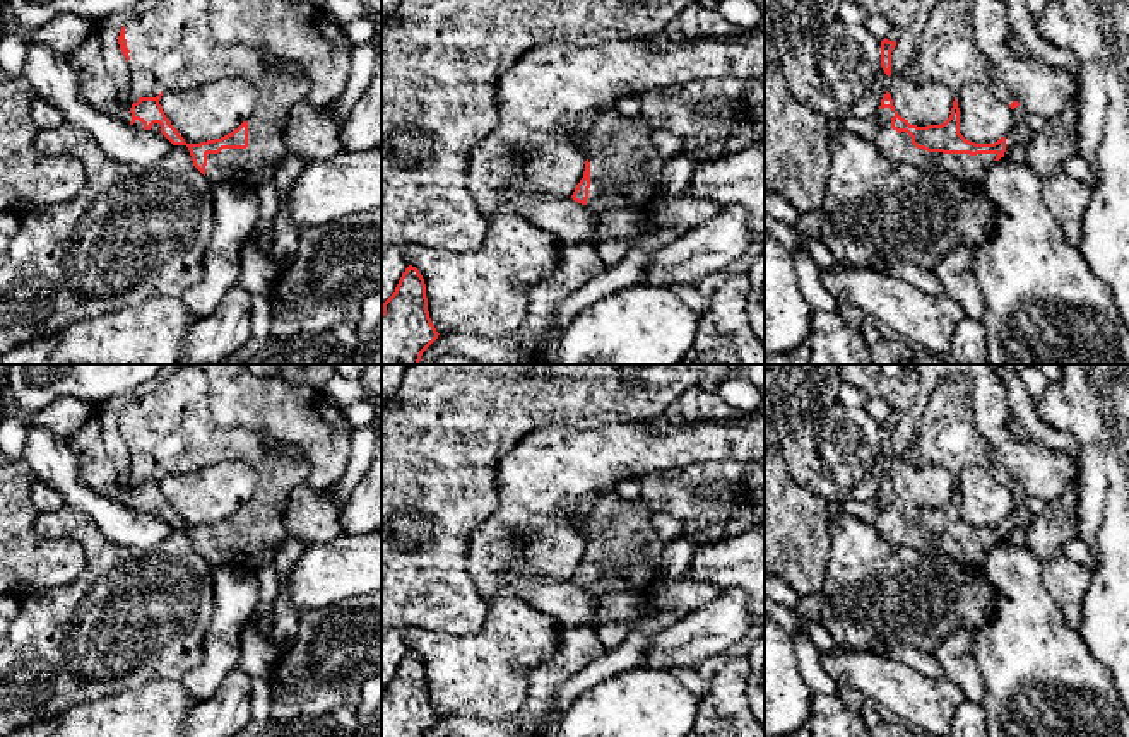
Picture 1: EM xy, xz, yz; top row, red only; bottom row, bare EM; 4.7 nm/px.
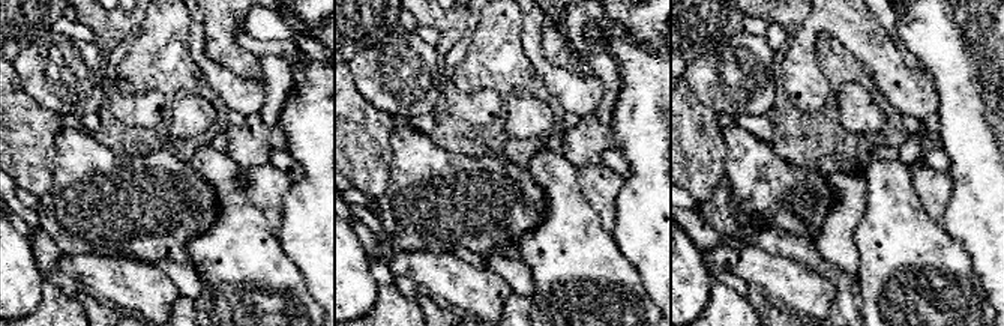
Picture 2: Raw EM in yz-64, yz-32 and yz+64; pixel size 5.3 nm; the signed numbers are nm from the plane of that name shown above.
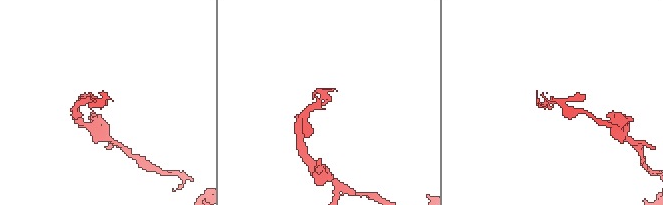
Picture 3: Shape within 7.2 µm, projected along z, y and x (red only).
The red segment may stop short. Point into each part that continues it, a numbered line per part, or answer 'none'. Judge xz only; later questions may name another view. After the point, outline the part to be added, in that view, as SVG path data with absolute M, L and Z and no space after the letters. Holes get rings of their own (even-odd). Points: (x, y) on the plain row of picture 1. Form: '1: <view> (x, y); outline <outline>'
1: xz (625, 549); outline M602 491L594 510L583 518L582 532L590 545L590 571L587 590L604 593L626 593L645 590L648 595L662 573L662 551L665 542L652 525L655 511L641 499L623 501L616 491Z

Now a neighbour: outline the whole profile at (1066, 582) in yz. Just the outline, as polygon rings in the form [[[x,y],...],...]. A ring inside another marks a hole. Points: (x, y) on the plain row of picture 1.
[[[1064,554],[1050,561],[1042,561],[1042,583],[1062,610],[1067,624],[1076,631],[1083,624],[1083,597],[1091,576],[1091,568],[1074,563]]]

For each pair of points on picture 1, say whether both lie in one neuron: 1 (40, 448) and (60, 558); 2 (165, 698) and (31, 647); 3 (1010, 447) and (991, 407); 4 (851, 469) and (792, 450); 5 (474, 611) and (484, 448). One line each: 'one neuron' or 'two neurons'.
1: two neurons
2: two neurons
3: one neuron
4: one neuron
5: one neuron

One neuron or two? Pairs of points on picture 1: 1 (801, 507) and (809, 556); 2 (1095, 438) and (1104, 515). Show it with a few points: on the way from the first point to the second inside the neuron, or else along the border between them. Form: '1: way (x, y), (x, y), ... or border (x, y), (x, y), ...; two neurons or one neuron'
1: way (801, 518), (801, 544); one neuron
2: way (1104, 457), (1104, 496); one neuron

